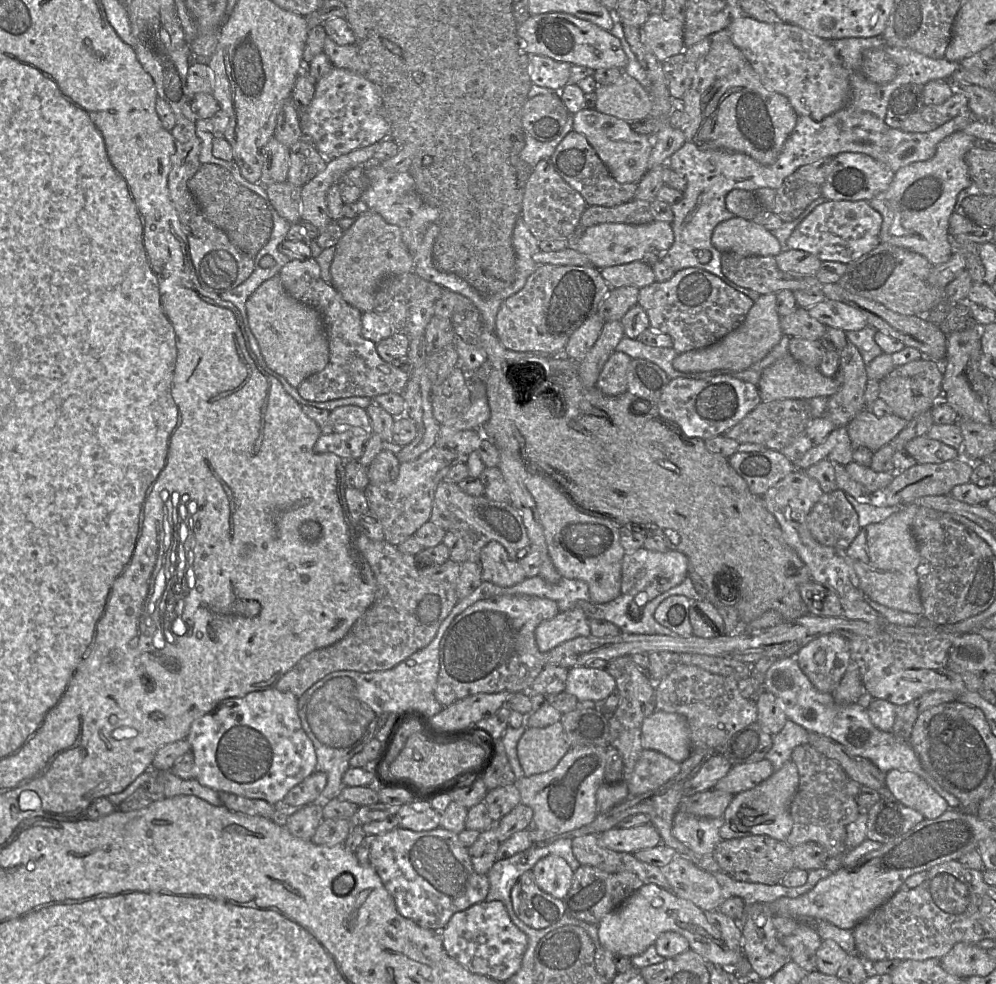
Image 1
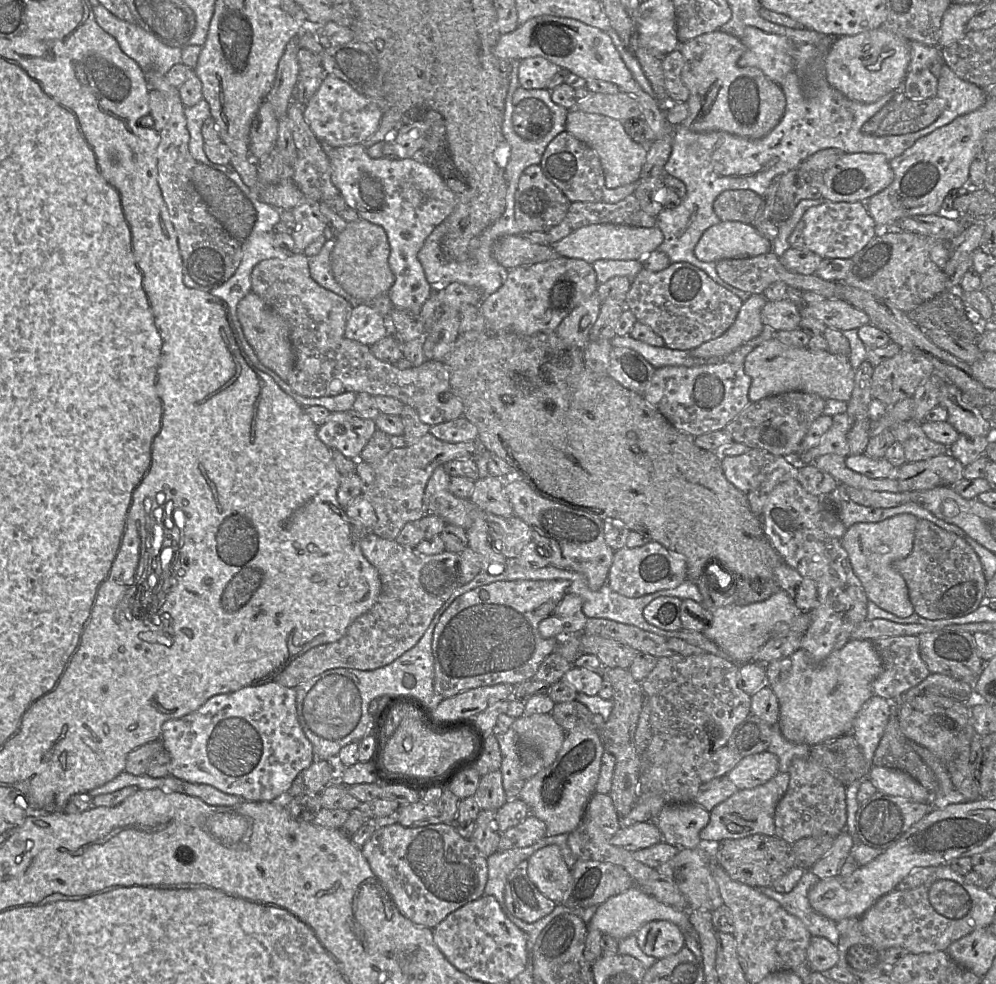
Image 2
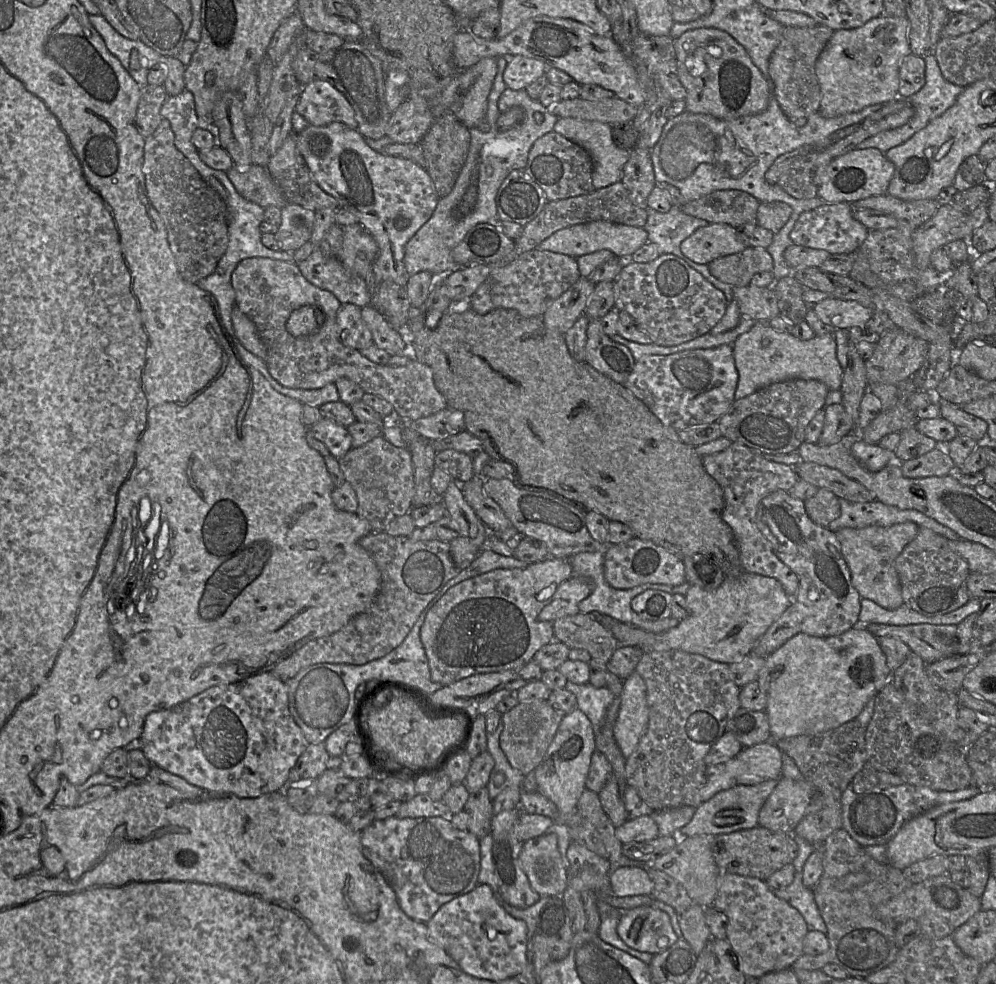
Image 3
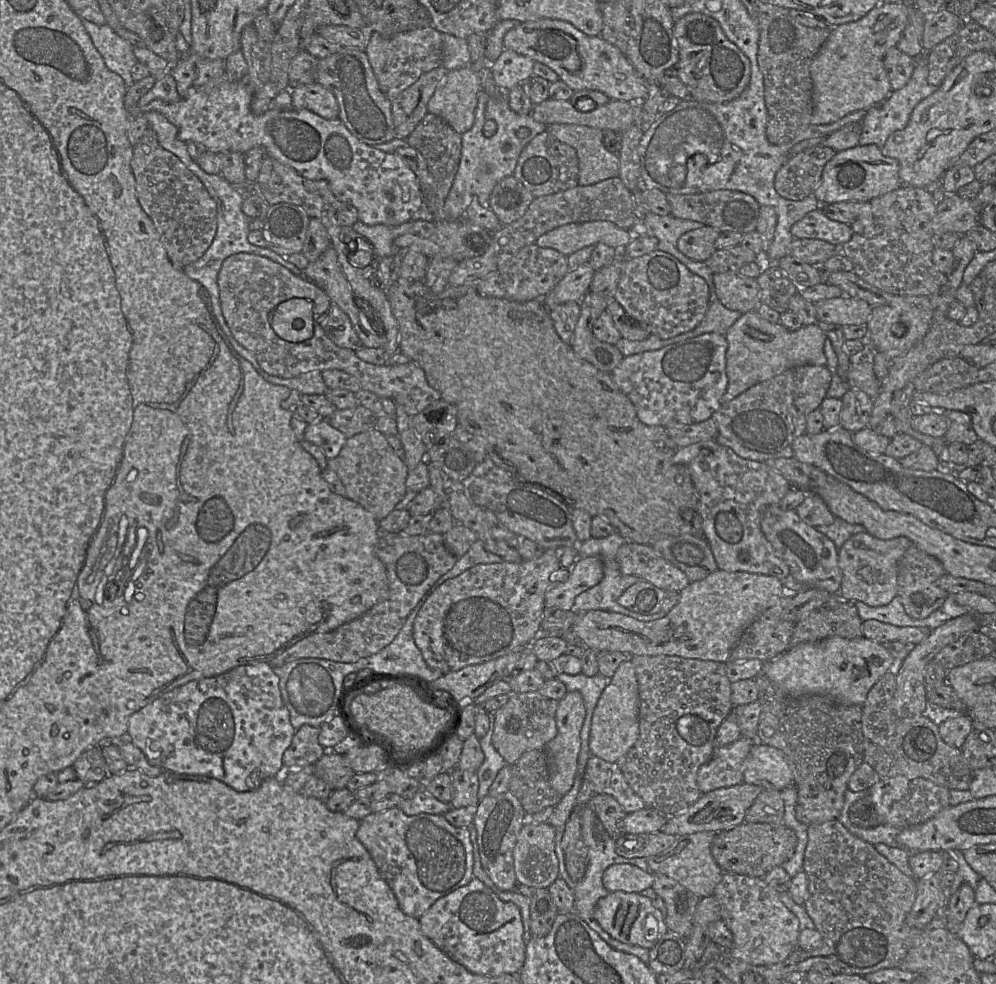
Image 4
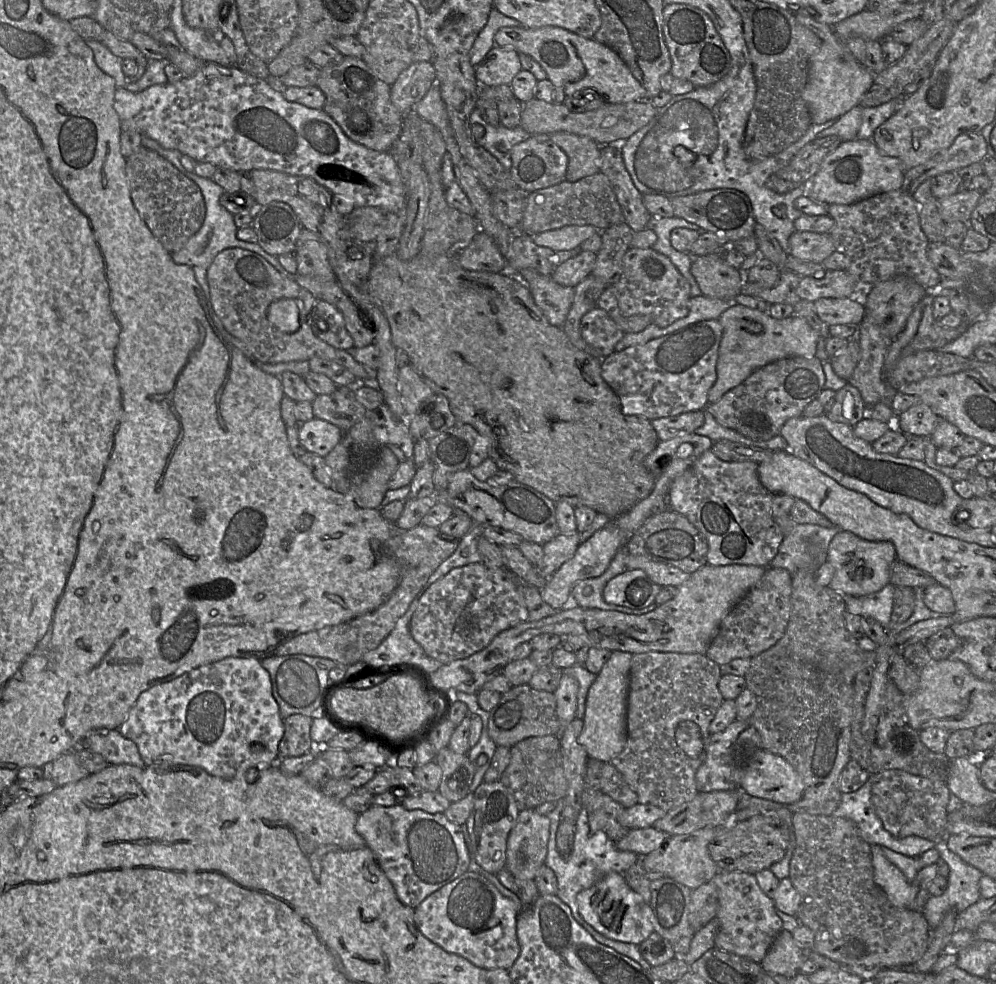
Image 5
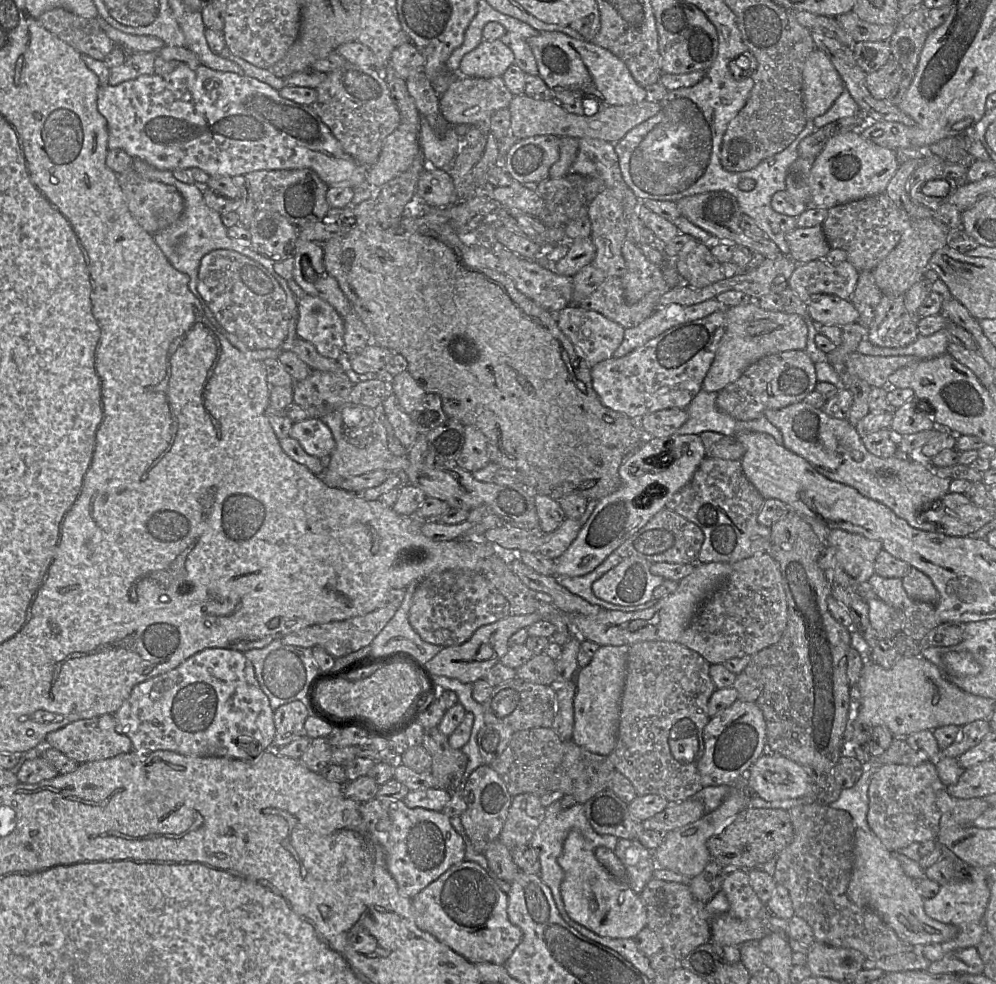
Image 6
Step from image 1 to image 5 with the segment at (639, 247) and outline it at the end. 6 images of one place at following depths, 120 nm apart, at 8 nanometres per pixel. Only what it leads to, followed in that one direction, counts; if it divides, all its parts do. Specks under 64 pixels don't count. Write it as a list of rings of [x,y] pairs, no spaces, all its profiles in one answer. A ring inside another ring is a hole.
[[[570,225],[530,237],[538,246],[559,252],[578,249],[583,242],[598,233],[600,230],[591,225]]]

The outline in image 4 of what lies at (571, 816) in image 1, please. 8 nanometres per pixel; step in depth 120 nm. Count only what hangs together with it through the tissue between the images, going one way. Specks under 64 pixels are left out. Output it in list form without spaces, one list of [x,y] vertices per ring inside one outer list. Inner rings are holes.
[[[568,691],[565,697],[558,701],[555,715],[557,734],[544,750],[548,758],[550,785],[562,797],[570,791],[574,784],[581,746],[580,731],[585,716],[584,701],[578,691]]]

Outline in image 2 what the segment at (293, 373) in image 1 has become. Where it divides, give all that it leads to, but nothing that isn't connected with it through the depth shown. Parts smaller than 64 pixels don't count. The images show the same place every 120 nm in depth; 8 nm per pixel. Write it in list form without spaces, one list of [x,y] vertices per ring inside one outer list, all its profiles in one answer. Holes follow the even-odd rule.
[[[249,292],[240,300],[237,314],[244,335],[259,361],[286,382],[294,365],[294,352],[288,323],[253,292]]]

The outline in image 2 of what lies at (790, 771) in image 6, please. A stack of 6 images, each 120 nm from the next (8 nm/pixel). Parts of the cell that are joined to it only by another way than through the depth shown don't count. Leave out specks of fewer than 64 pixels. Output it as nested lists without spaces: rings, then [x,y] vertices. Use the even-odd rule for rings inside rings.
[[[768,750],[741,758],[726,775],[738,790],[765,784],[778,773],[778,758]]]

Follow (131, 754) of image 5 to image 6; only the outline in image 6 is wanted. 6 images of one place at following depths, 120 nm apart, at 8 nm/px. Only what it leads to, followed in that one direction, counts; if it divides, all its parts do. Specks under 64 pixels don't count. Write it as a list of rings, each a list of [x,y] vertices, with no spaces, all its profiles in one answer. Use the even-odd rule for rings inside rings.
[[[113,714],[80,719],[47,735],[44,746],[56,749],[79,764],[103,760],[132,751],[129,737],[119,732]]]

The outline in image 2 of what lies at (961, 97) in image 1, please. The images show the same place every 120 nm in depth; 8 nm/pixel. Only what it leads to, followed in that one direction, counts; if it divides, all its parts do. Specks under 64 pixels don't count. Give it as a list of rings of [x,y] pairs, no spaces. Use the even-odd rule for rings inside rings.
[[[937,96],[927,99],[905,99],[886,115],[871,135],[901,135],[919,131],[936,121],[946,105],[946,101]]]

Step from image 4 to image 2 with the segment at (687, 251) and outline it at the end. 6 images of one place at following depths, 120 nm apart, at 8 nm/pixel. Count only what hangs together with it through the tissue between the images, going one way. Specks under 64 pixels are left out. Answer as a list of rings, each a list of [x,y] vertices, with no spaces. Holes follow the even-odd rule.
[[[721,221],[709,227],[694,248],[695,256],[703,262],[717,262],[769,253],[772,242],[761,236],[751,224]]]

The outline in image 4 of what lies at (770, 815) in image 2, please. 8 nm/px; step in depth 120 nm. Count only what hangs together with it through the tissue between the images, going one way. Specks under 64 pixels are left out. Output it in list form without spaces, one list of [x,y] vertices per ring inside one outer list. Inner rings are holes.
[[[742,782],[701,794],[698,800],[685,811],[668,817],[660,832],[679,837],[703,831],[717,833],[738,826],[745,822],[747,810],[763,790],[760,786]]]

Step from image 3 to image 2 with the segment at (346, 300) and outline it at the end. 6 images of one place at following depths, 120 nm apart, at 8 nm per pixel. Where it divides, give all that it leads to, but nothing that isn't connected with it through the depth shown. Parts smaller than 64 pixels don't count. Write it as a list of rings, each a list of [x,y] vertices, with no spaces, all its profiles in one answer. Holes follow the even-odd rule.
[[[328,238],[318,254],[308,257],[310,275],[321,287],[336,293],[355,306],[362,302],[347,293],[333,276],[331,255],[334,247],[335,240]]]

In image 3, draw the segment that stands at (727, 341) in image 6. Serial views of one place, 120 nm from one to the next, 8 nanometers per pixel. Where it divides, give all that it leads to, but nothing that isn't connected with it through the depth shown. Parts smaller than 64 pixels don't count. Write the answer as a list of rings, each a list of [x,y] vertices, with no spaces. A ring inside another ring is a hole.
[[[755,322],[731,346],[738,372],[735,400],[747,397],[768,385],[791,379],[818,380],[830,391],[841,388],[843,369],[837,359],[835,338],[831,334],[816,335],[810,340],[802,341],[792,334],[775,331],[768,323]]]

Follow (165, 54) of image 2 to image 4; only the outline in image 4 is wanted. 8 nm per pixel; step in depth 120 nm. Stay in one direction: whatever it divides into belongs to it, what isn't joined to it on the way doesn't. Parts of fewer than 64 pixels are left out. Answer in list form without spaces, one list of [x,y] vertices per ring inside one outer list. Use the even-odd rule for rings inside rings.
[[[88,20],[82,22],[107,68],[118,74],[128,88],[133,86],[135,82],[131,70],[138,63],[133,53],[134,46],[119,37],[108,24],[97,25]]]

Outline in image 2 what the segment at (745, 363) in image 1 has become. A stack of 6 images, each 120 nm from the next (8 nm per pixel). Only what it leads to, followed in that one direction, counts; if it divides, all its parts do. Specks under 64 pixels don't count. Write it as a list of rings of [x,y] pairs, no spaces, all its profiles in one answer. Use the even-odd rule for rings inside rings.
[[[754,294],[743,302],[739,313],[730,328],[720,337],[690,350],[695,358],[709,358],[729,355],[765,330],[761,312],[767,299],[763,294]]]

